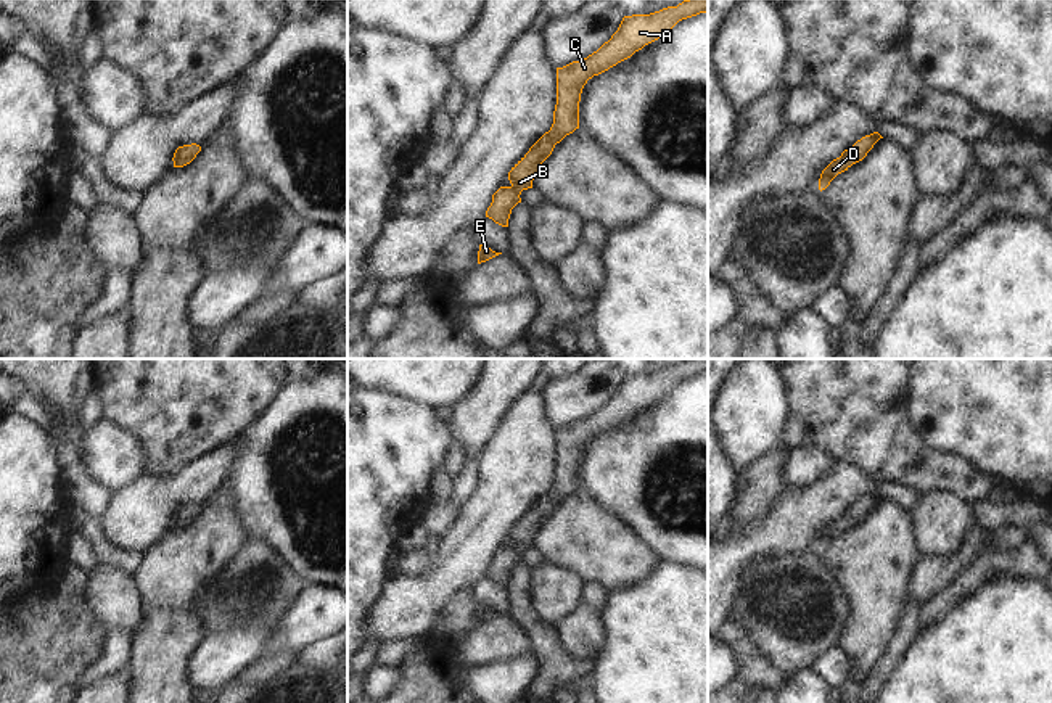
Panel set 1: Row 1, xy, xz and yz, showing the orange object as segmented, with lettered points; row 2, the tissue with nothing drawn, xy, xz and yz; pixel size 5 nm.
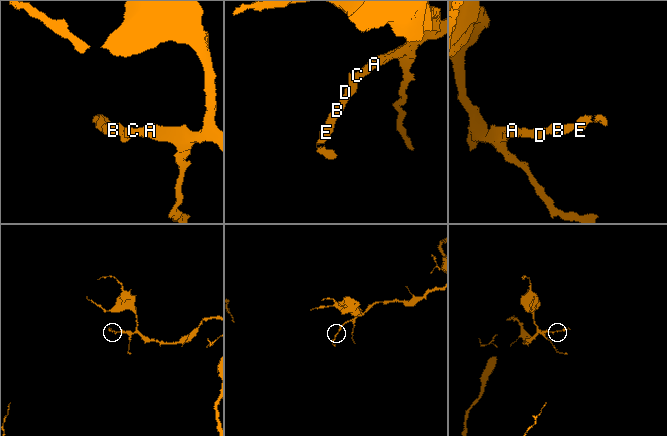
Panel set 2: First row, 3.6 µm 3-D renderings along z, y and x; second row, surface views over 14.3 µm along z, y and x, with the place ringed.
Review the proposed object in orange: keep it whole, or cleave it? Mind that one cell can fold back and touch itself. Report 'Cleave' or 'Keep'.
Keep.

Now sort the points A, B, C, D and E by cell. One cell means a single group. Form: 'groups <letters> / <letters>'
groups A B C D E

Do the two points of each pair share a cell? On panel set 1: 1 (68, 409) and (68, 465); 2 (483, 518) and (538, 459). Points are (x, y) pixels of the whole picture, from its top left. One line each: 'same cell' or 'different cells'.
1: different cells
2: same cell

